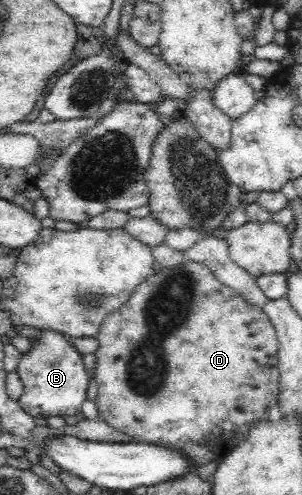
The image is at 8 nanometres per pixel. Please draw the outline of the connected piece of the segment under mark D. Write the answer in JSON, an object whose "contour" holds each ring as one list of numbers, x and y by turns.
{"contour":[[187,260,180,266,173,269,162,269,159,273,148,277,141,283,129,300,123,303,122,307,116,308,103,321,103,327,97,334,99,342,98,350,95,351,96,367,93,375,98,389,95,395,97,415,102,421,106,421,112,429,118,429,126,433,132,442,154,442,162,446,178,447,184,456,194,461,195,467,202,467,206,463,216,463,224,459,230,451,236,449,241,442,248,437,248,432,252,429,254,422,270,417,269,410,277,405,277,395,279,386,278,368,278,341,276,331,271,324,270,318,259,306,251,305,250,302,238,292,220,283,215,275,212,275,208,267,201,263]]}

